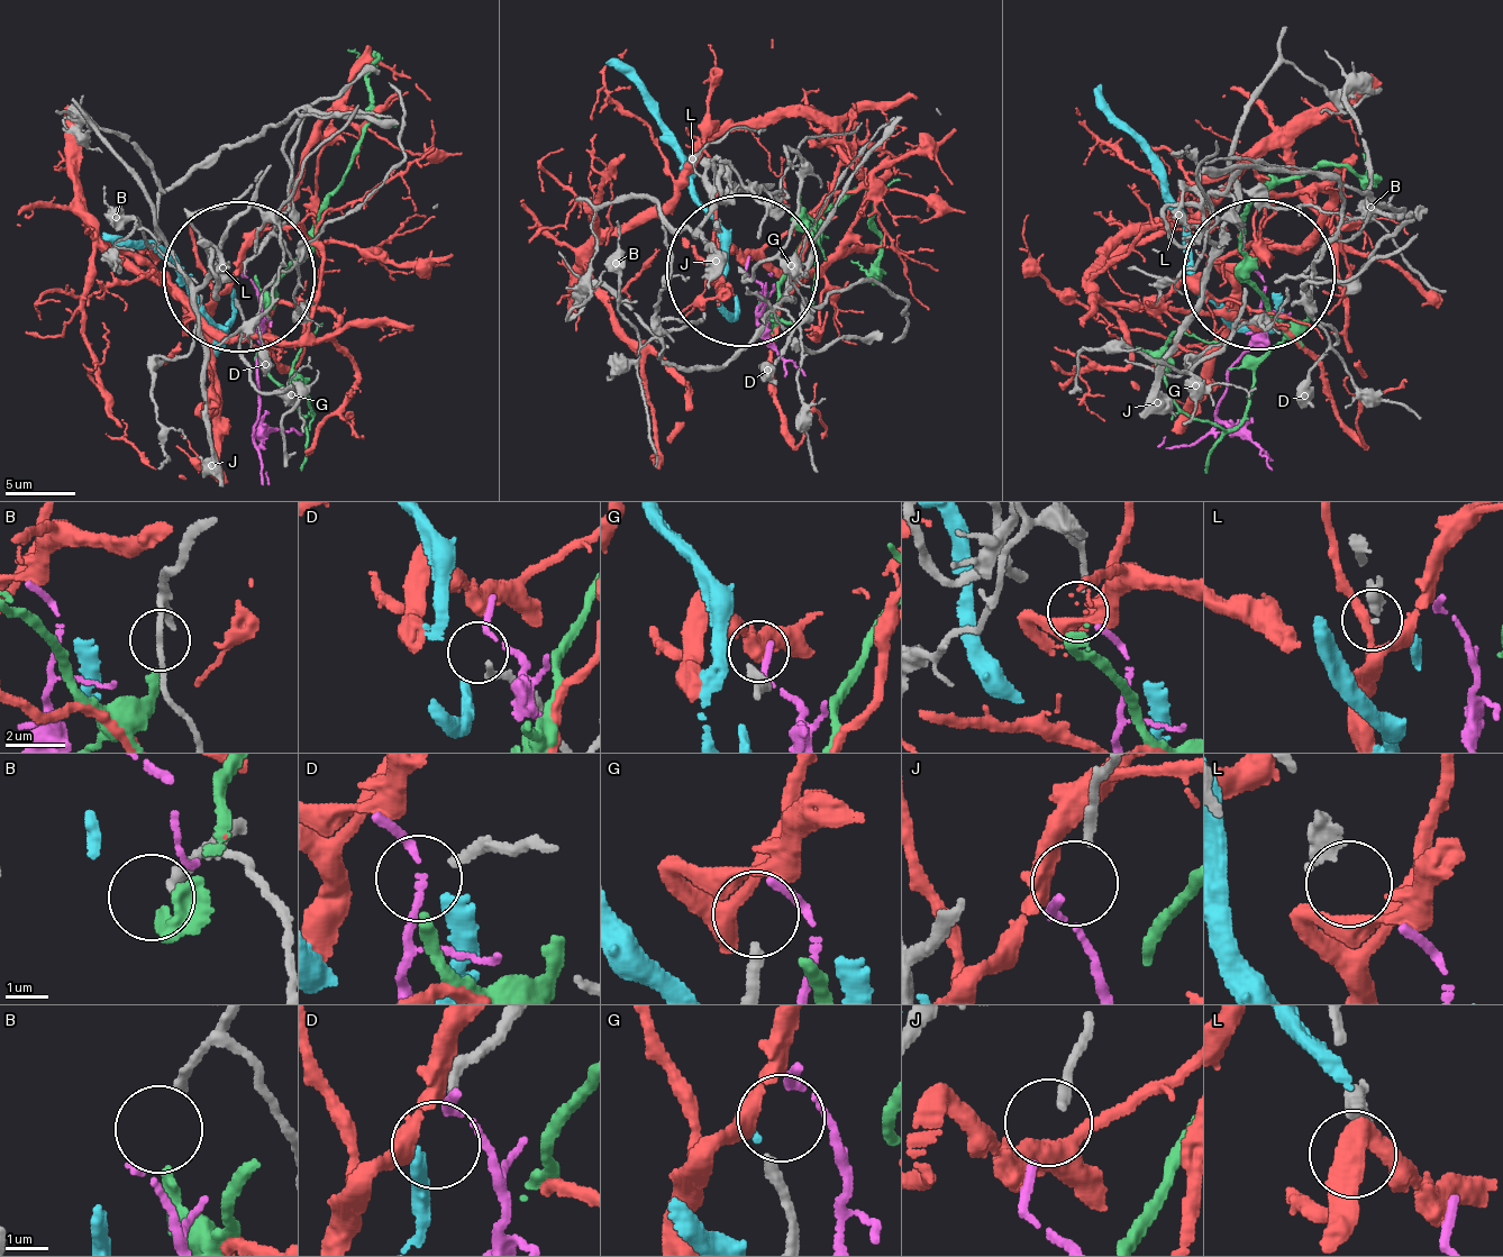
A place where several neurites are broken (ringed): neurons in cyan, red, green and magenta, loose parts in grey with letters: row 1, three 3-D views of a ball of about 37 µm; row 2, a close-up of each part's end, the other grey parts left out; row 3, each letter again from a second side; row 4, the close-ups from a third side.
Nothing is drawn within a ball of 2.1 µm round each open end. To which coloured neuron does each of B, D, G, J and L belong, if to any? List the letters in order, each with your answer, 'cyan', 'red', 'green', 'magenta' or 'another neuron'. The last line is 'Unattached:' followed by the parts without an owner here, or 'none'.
B: green
D: another neuron
G: red
J: magenta
L: another neuron
Unattached: D, L

